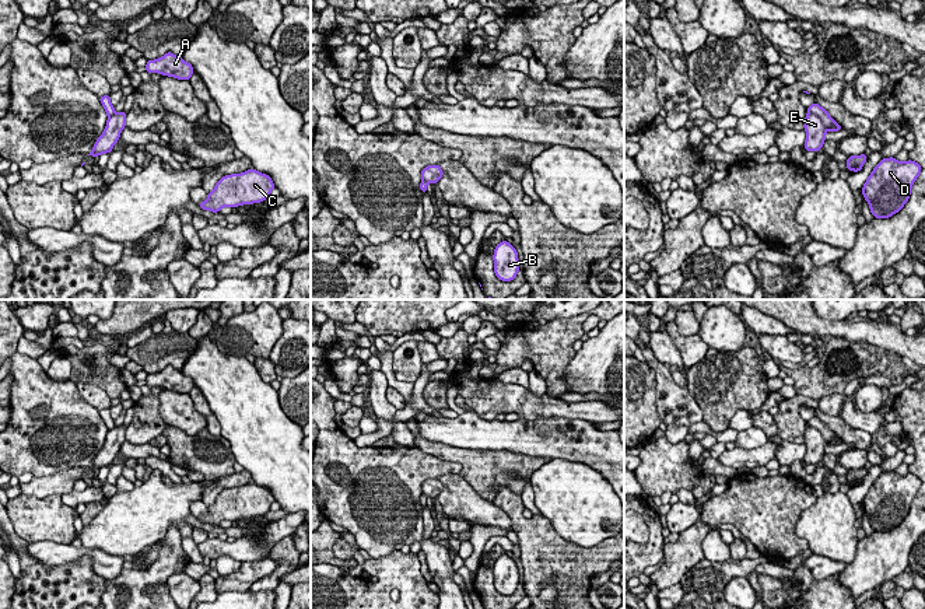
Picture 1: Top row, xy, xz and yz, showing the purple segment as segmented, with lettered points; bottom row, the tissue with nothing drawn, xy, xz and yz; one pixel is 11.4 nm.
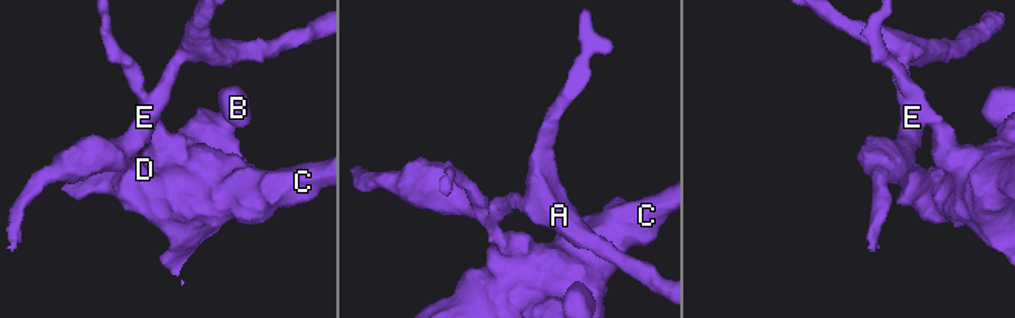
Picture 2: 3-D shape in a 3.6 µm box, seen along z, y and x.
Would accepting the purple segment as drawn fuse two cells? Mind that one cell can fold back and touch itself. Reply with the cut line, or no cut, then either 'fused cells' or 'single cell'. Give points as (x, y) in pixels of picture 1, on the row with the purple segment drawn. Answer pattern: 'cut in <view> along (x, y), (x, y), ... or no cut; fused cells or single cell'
cut in yz along (808, 109), (820, 119), (826, 129); fused cells

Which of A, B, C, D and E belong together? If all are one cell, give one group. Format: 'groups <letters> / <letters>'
groups A E / B C D

